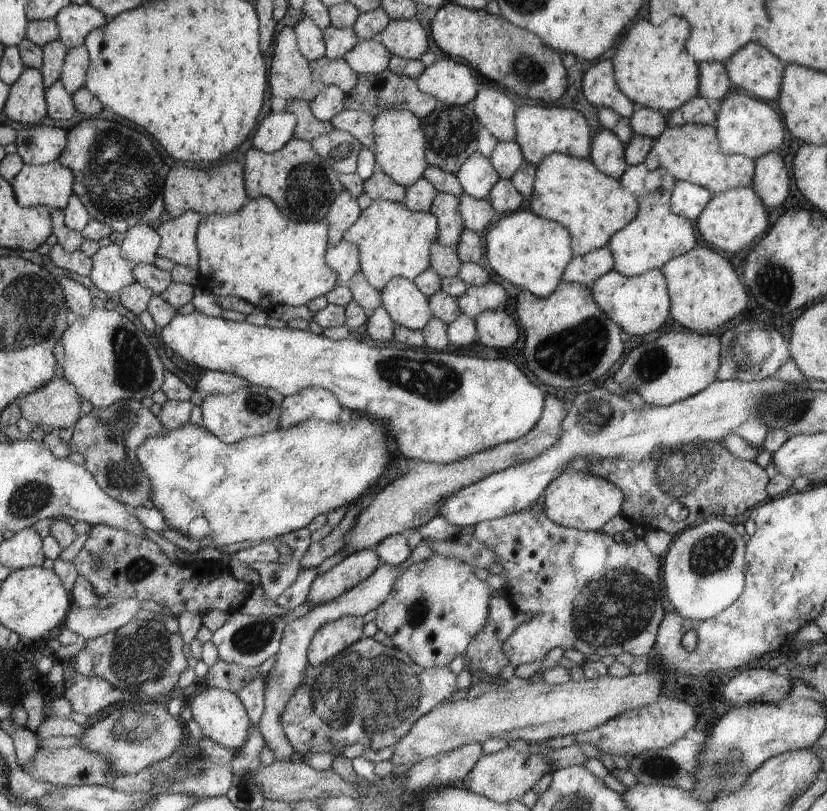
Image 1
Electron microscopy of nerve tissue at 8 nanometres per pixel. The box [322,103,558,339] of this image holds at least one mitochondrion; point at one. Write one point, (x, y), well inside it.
(449, 138)

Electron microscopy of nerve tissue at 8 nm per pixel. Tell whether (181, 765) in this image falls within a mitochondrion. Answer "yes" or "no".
yes

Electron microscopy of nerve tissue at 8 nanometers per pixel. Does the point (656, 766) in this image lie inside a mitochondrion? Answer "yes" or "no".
yes

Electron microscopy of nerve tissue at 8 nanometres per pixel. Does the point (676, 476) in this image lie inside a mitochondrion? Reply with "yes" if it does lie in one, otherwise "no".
yes

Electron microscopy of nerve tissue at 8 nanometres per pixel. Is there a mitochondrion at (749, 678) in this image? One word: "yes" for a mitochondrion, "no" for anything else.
no

